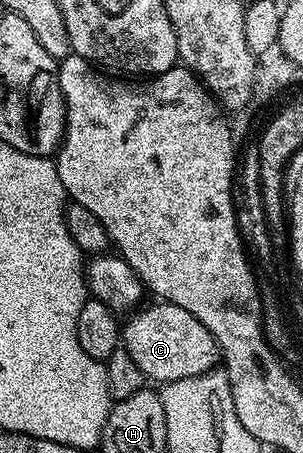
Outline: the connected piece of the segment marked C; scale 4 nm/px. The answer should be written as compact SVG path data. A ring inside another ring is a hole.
M151 302L155 303L140 306L121 327L121 346L137 361L137 367L148 380L156 379L159 385L181 381L190 375L203 375L220 362L213 333L209 333L193 313L181 309L181 305Z

